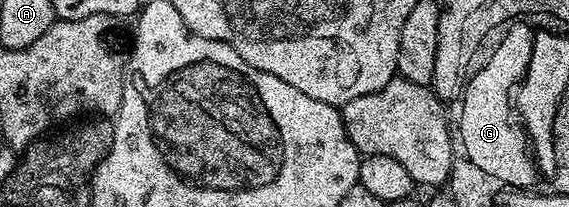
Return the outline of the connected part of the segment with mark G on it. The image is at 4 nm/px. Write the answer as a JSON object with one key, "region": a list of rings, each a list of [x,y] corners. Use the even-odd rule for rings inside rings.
{"region":[[[515,25],[515,29],[504,39],[499,52],[492,58],[491,64],[487,68],[480,65],[469,76],[459,102],[458,141],[464,144],[464,156],[469,157],[474,167],[486,175],[494,175],[501,186],[513,189],[531,189],[537,184],[535,181],[538,178],[536,159],[532,155],[532,146],[528,144],[528,135],[514,112],[514,94],[528,70],[531,41],[532,35],[528,29]]]}

